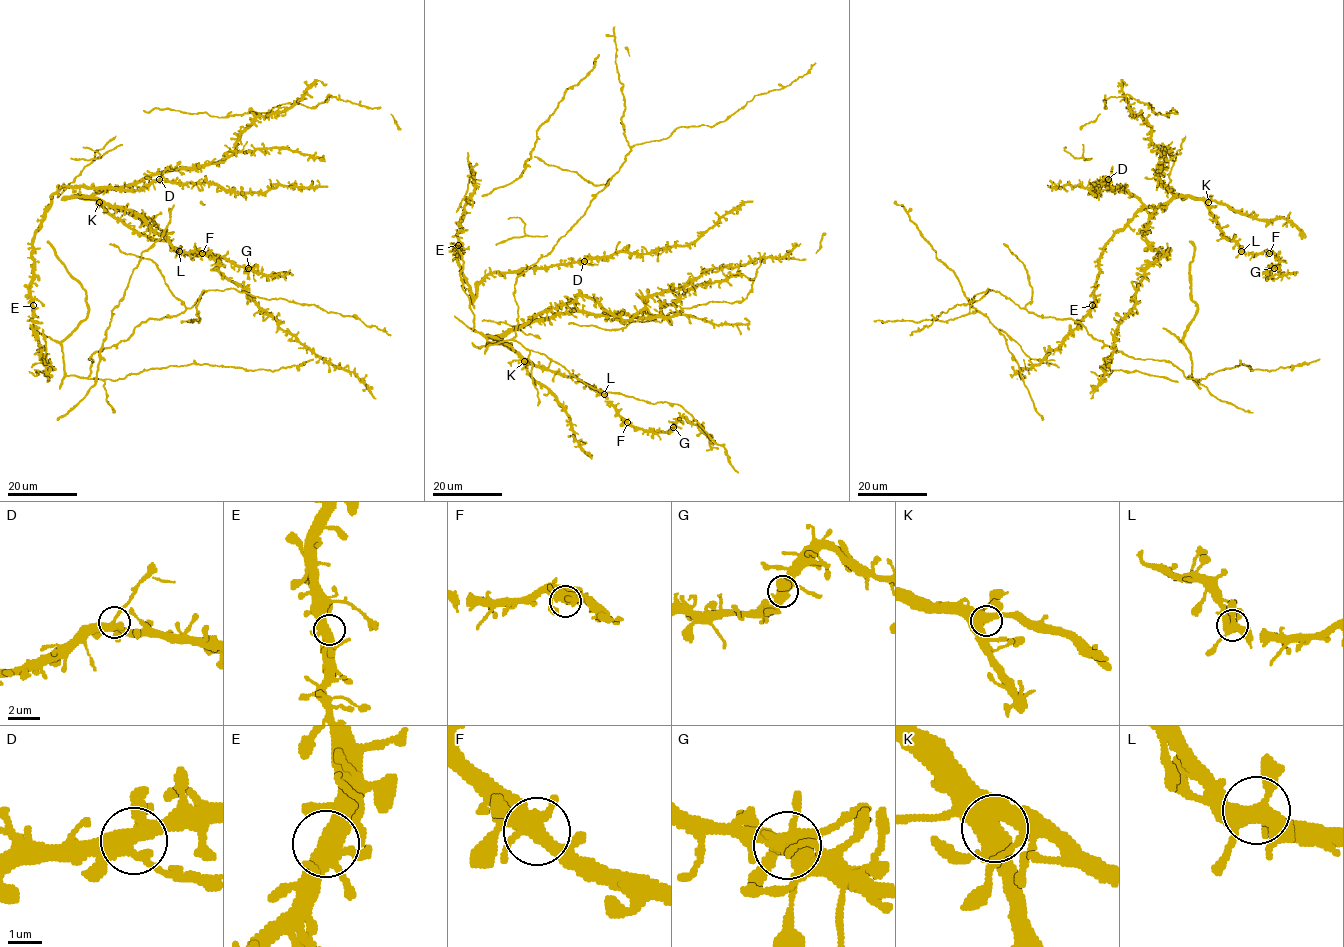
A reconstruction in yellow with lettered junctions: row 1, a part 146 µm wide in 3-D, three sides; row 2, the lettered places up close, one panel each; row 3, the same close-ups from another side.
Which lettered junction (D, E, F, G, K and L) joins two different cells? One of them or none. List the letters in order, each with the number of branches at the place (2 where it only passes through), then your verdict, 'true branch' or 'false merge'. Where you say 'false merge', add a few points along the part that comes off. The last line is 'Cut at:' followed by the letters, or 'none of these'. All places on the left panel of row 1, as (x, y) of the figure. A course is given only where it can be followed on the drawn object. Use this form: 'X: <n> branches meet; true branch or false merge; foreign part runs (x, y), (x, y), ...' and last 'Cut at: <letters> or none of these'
D: 4 branches meet; true branch
E: 4 branches meet; true branch
F: 4 branches meet; true branch
G: 4 branches meet; true branch
K: 4 branches meet; true branch
L: 4 branches meet; true branch
Cut at: none of these

